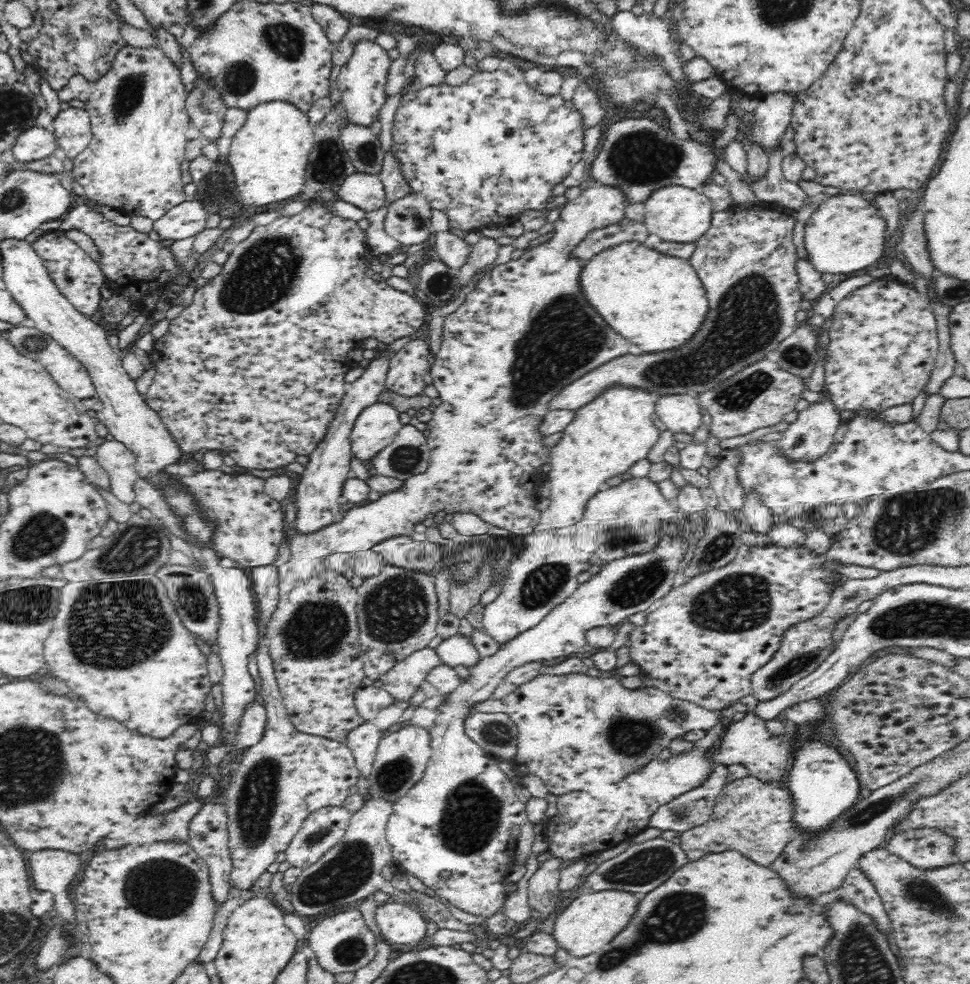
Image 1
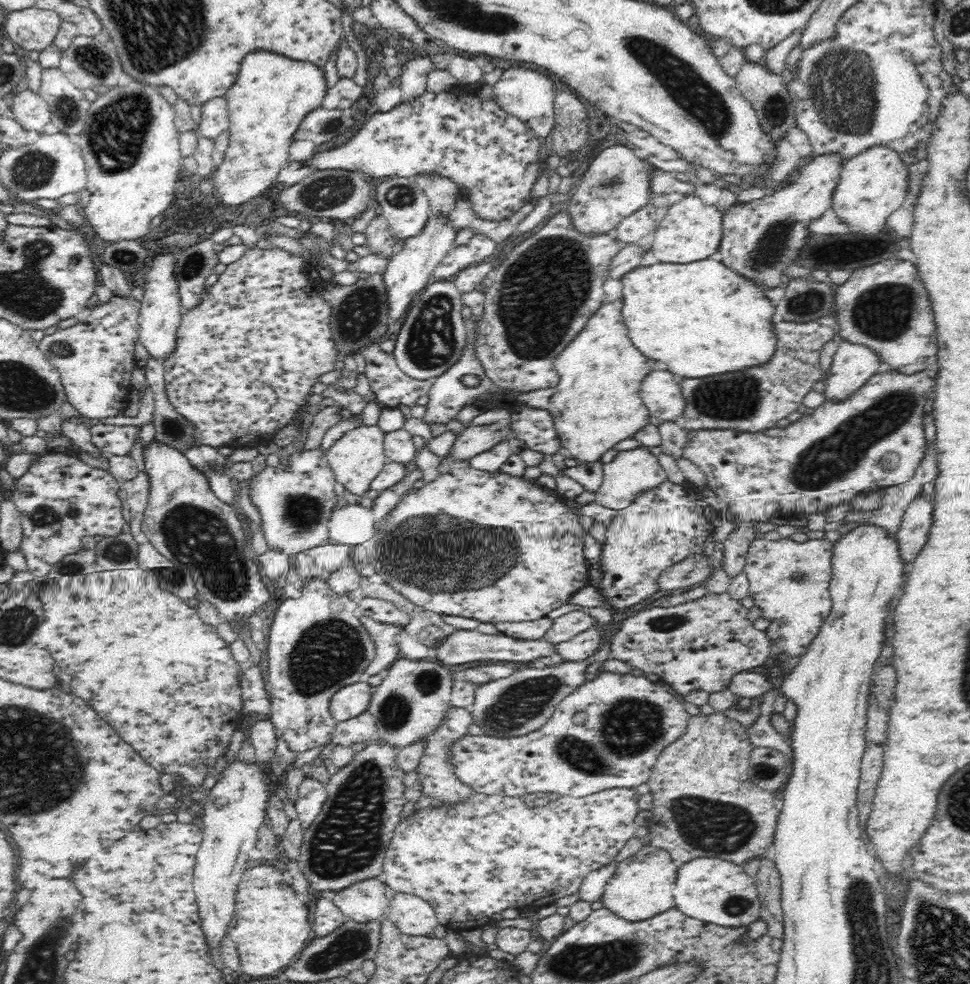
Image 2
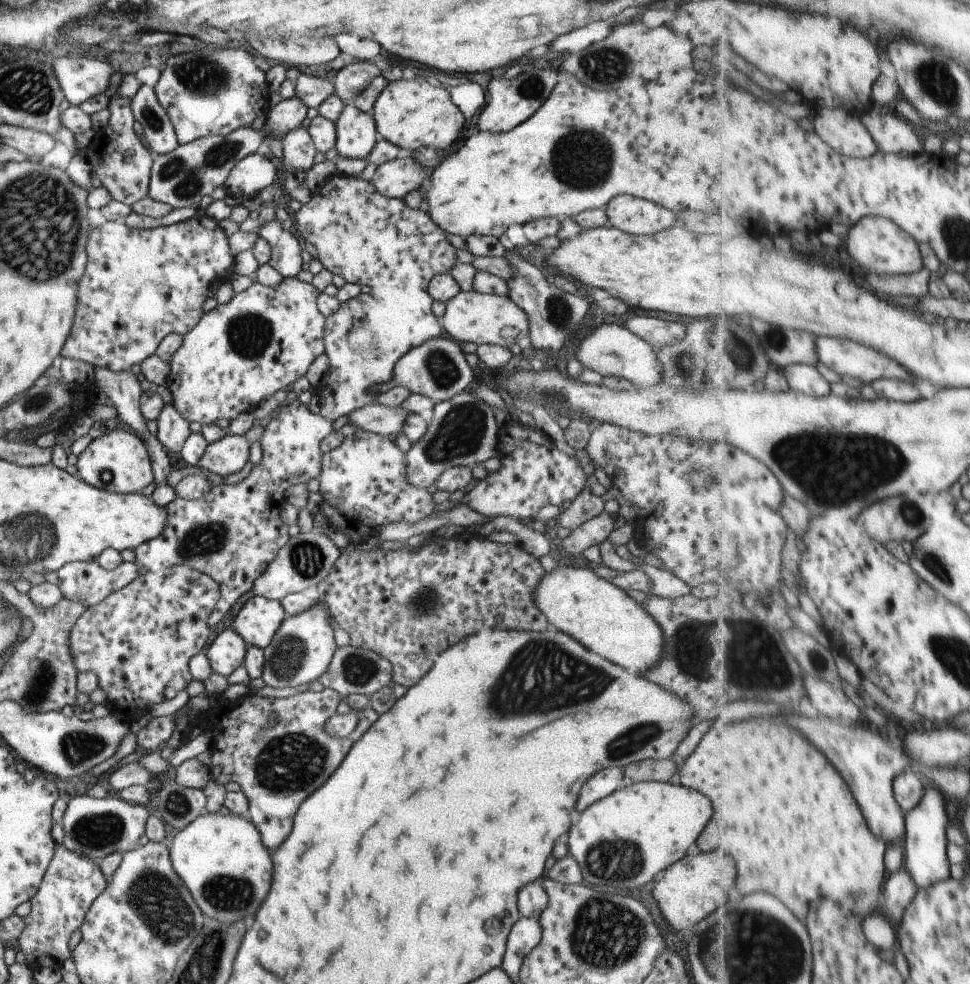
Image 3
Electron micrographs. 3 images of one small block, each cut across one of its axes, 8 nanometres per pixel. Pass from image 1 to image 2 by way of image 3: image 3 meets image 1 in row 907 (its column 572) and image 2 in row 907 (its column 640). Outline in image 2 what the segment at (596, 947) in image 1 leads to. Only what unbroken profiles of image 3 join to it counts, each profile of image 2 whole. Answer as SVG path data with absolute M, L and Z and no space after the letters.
M642 846L634 856L619 862L615 874L610 878L608 884L605 885L604 894L601 898L603 906L617 914L620 918L624 918L624 920L632 922L646 920L646 918L662 914L662 912L670 910L674 906L673 895L675 893L674 888L679 868L667 850L652 848L651 851L649 848L649 846Z

